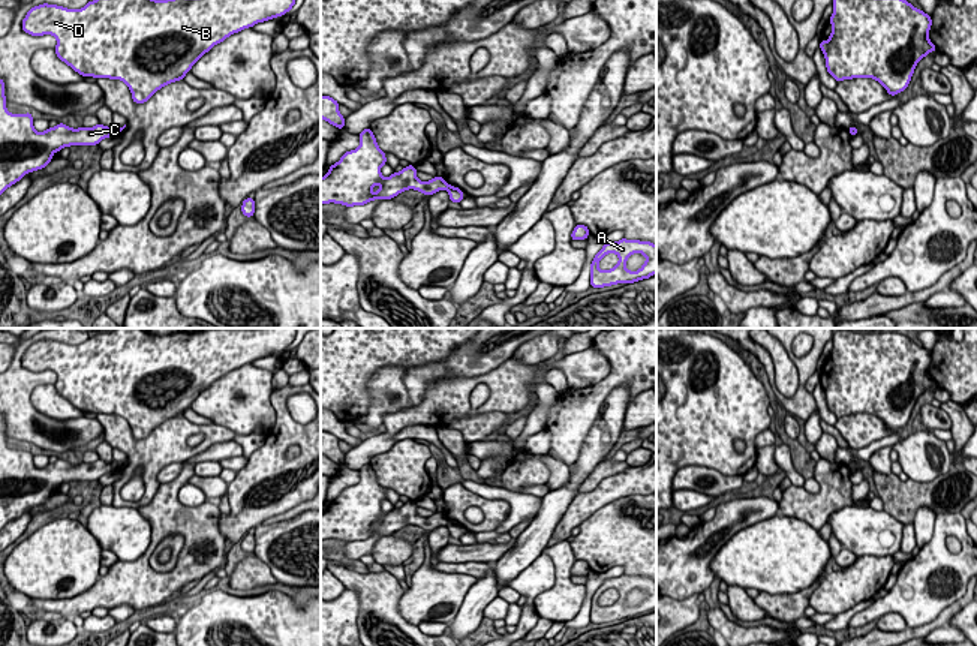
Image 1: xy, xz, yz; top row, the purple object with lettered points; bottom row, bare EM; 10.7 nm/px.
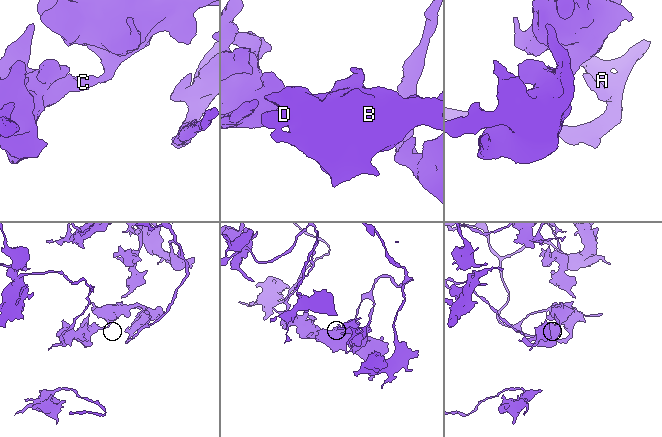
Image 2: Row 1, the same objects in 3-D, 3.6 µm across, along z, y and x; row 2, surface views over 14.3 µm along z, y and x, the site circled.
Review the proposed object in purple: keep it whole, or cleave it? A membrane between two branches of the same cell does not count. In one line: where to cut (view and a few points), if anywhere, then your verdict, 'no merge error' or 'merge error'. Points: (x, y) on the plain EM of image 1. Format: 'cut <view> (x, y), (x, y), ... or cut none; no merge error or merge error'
cut none; no merge error

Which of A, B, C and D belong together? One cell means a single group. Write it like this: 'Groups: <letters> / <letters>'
Groups: A B C D

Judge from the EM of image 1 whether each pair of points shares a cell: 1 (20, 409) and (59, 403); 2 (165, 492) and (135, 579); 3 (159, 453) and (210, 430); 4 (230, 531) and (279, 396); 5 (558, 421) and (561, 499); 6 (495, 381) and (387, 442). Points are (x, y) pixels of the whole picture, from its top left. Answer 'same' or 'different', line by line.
1: different
2: same
3: same
4: same
5: different
6: same

